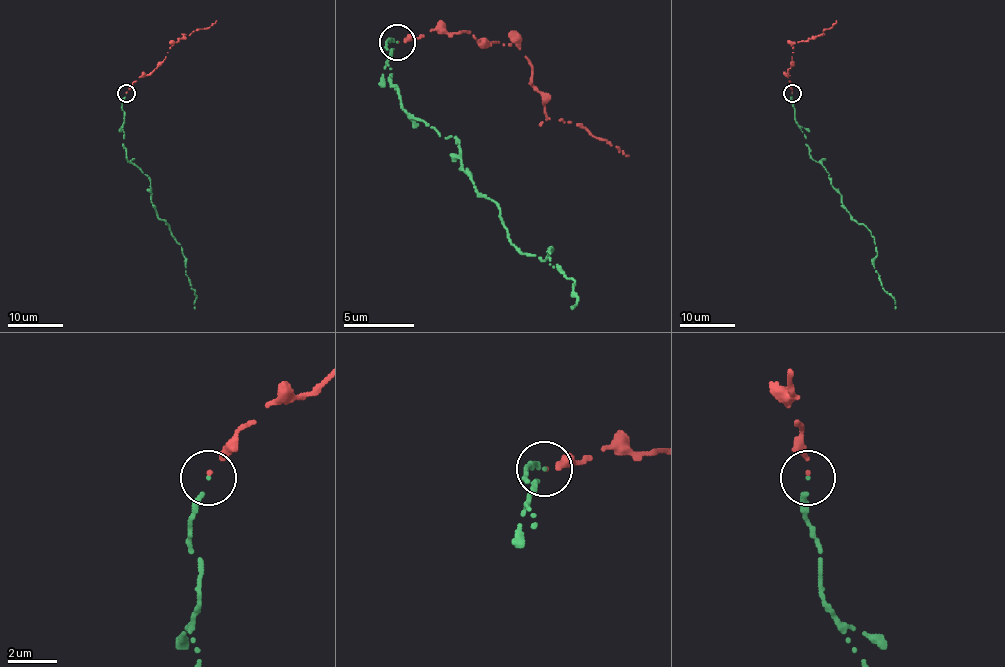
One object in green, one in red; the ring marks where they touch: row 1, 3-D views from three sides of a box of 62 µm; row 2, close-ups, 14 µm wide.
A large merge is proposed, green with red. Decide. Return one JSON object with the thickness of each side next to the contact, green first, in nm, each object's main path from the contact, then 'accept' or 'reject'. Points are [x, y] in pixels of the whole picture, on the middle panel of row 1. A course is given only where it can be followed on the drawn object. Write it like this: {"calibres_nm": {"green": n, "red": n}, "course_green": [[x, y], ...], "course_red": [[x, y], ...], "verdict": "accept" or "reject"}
{"calibres_nm": {"green": 130, "red": 130}, "course_green": [[396, 43], [385, 61], [407, 110], [456, 135], [460, 167], [520, 253], [549, 253], [574, 281], [570, 309]], "course_red": [[396, 43], [435, 29], [513, 43], [528, 61], [545, 114], [606, 139], [627, 157]], "verdict": "reject"}

